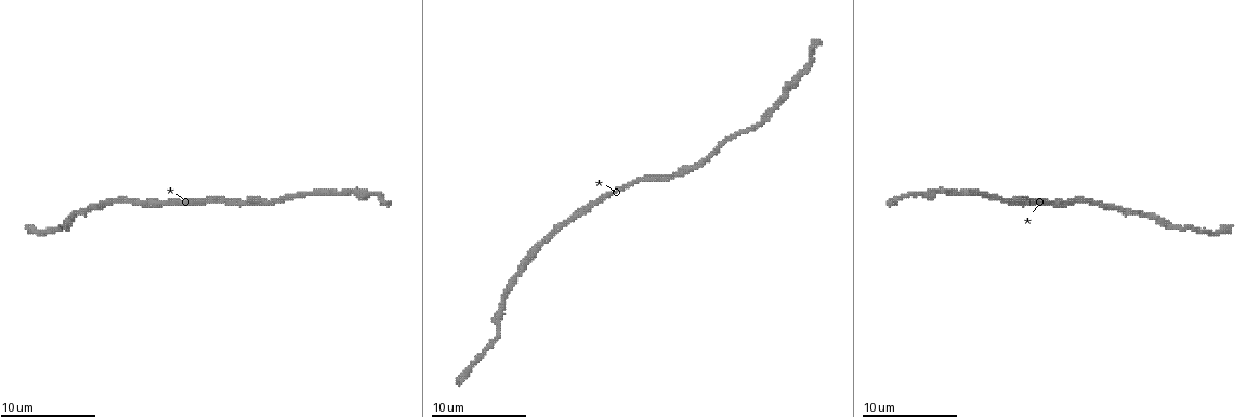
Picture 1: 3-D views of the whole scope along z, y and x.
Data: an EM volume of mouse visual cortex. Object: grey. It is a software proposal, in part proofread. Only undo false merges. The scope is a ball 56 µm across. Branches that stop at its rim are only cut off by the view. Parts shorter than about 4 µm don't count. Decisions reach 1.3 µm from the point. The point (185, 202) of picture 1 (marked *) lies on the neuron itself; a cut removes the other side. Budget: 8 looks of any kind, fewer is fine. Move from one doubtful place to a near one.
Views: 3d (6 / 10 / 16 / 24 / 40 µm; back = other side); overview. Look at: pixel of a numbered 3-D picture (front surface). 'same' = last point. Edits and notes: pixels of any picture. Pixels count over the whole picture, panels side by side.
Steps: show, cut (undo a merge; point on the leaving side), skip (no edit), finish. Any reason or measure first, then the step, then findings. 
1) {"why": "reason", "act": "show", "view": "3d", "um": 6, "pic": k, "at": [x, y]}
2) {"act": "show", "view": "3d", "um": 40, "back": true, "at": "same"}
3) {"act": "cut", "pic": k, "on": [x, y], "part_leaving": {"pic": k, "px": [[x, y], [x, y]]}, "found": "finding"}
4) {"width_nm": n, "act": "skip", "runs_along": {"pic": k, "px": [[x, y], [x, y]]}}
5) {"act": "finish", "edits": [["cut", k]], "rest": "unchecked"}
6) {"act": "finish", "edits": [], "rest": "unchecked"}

{"why": "calibre changes", "act": "show", "view": "3d", "um": 6, "pic": 1, "at": [1012, 201]}

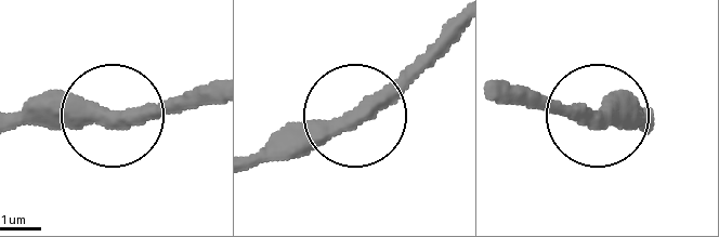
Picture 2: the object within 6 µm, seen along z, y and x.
{"act": "skip", "runs_along": {"pic": 2, "px": [[16, 116], [209, 105]]}, "found": "all the same neuron"}

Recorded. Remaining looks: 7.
{"why": "calibre changes", "act": "show", "view": "3d", "um": 10, "pic": 1, "at": [971, 194]}

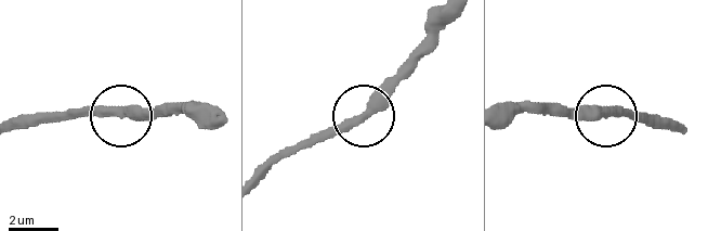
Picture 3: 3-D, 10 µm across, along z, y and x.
{"act": "skip", "runs_along": {"pic": 3, "px": [[262, 176], [287, 155], [350, 127], [409, 66]]}, "found": "continuous, no second neuron"}

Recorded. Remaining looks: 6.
{"why": "thick turns thin", "act": "show", "view": "3d", "um": 10, "pic": 1, "at": [799, 75]}

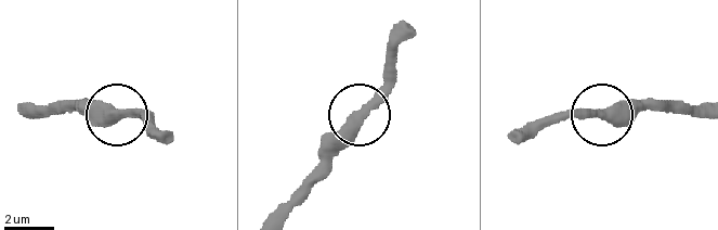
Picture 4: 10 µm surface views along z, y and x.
{"act": "show", "view": "3d", "um": 10, "back": true, "pic": 4, "at": [115, 111]}

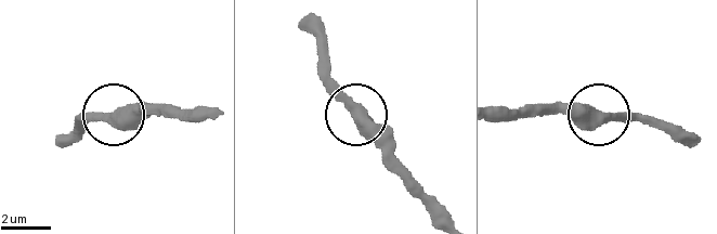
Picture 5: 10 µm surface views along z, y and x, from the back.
{"act": "skip", "runs_along": {"pic": 5, "px": [[211, 118], [177, 112], [75, 116]]}, "found": "continuous, no second neuron"}

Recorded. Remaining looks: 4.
{"why": "sudden change in width", "act": "show", "view": "3d", "um": 6, "pic": 1, "at": [1172, 228]}

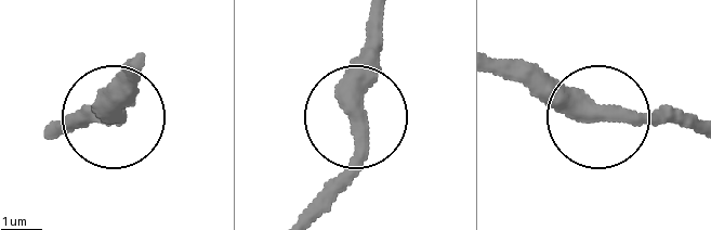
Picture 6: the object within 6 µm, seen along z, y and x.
{"act": "skip", "runs_along": {"pic": 6, "px": [[384, 15], [353, 129], [353, 171], [326, 209]]}, "found": "one neuron here"}

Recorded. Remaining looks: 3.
{"act": "finish", "edits": [], "rest": "unchecked"}

